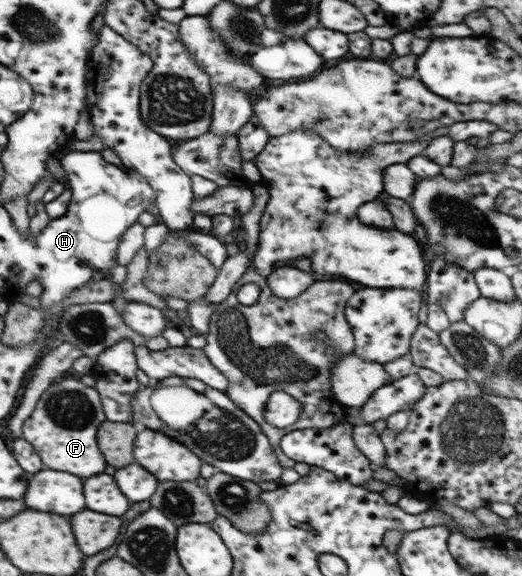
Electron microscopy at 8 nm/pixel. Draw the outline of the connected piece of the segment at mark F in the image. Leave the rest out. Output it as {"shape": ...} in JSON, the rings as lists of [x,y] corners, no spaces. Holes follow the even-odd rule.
{"shape":[[[78,375],[57,379],[42,393],[36,409],[24,421],[24,439],[38,451],[50,469],[60,469],[78,477],[92,477],[106,467],[104,455],[96,443],[96,431],[106,420],[102,401],[95,386],[84,385]],[[56,427],[58,431],[52,431]]]}

